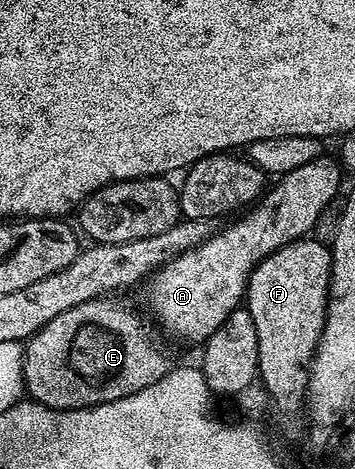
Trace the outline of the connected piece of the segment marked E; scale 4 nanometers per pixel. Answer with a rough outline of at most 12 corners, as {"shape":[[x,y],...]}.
{"shape":[[107,294],[25,341],[29,399],[103,404],[164,378],[159,329]]}

